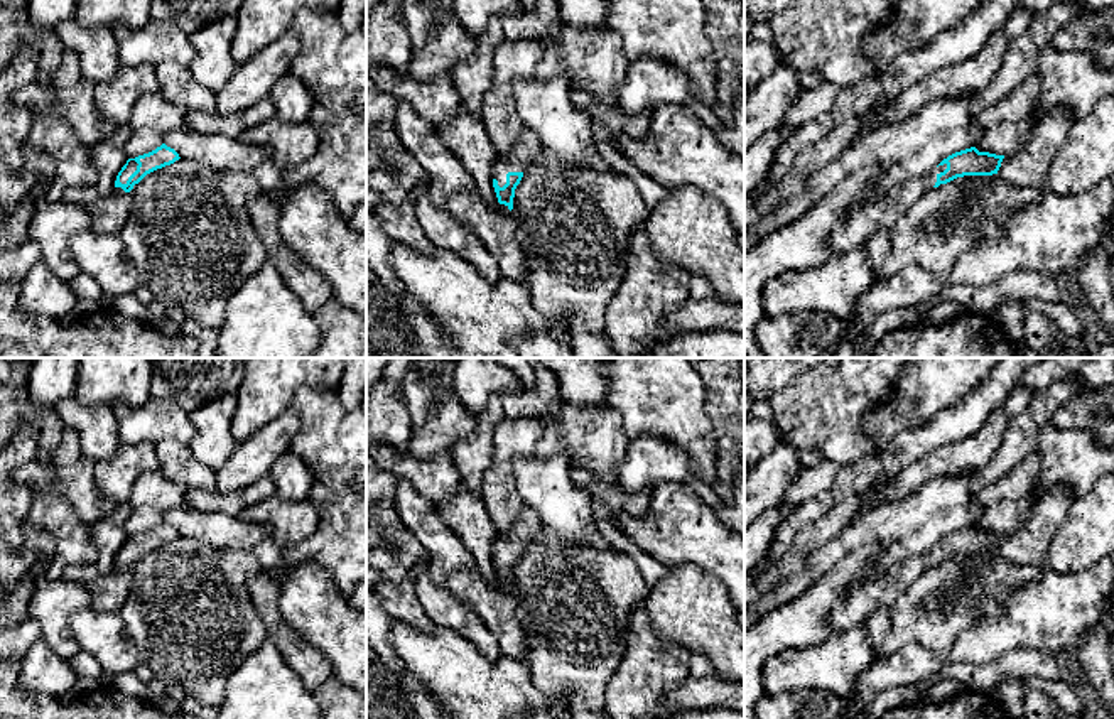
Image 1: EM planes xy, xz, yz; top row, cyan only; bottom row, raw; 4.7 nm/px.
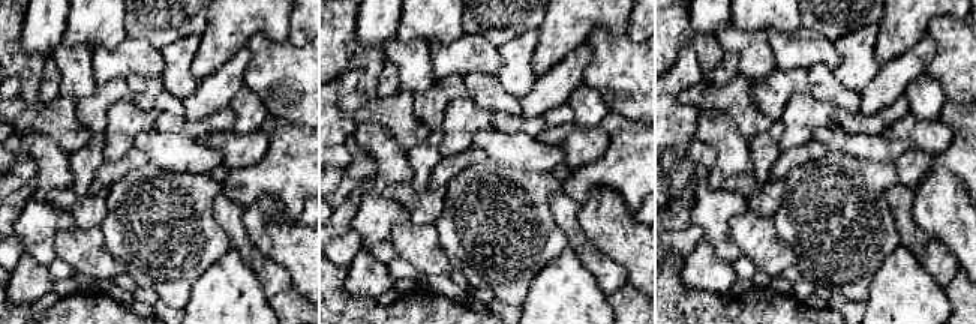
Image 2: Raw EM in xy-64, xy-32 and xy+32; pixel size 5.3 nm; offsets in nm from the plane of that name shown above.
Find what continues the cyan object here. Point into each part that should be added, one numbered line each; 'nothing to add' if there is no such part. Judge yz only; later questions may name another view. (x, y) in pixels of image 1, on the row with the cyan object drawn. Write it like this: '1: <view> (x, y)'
1: yz (880, 213)

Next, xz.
1: xz (525, 151)

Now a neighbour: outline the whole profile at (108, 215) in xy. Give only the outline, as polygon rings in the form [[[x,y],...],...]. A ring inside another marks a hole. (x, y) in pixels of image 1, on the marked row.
[[[96,186],[66,187],[62,201],[86,209],[91,228],[98,233],[118,235],[132,208],[130,192],[100,196]]]

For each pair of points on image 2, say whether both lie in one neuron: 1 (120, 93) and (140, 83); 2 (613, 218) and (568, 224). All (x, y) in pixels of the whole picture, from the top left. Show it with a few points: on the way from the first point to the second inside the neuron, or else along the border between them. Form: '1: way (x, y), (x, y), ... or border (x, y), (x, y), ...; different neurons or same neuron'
1: border (125, 80), (132, 99); different neurons
2: border (579, 204), (577, 224), (600, 251); different neurons

